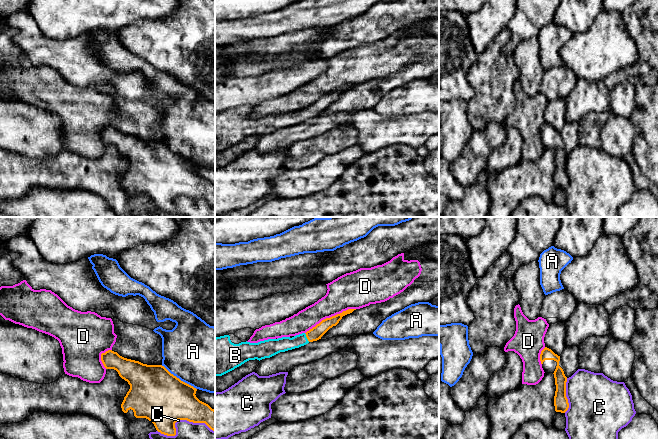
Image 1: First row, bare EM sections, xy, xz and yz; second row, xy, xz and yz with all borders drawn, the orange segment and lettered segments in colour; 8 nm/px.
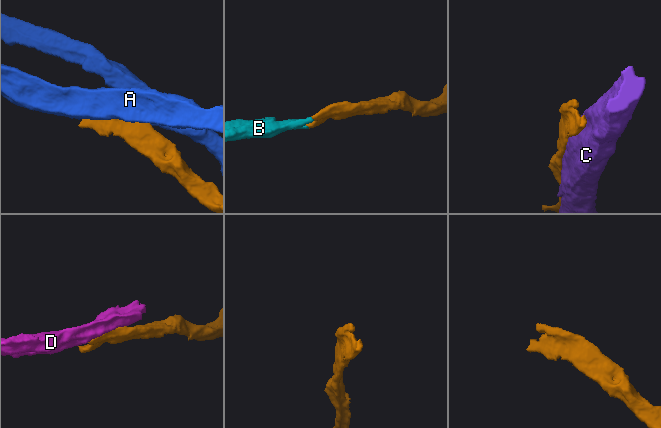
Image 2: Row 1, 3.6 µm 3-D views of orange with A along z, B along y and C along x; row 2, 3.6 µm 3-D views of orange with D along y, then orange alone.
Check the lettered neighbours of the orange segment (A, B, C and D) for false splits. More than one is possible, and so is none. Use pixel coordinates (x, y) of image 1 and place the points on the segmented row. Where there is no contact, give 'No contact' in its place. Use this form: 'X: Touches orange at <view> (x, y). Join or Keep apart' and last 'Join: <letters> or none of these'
A: Touches orange at xy (178, 378). Keep apart
B: Touches orange at xz (306, 336). Join
C: Touches orange at yz (565, 395). Keep apart
D: Touches orange at xz (330, 317). Keep apart
Join: B

